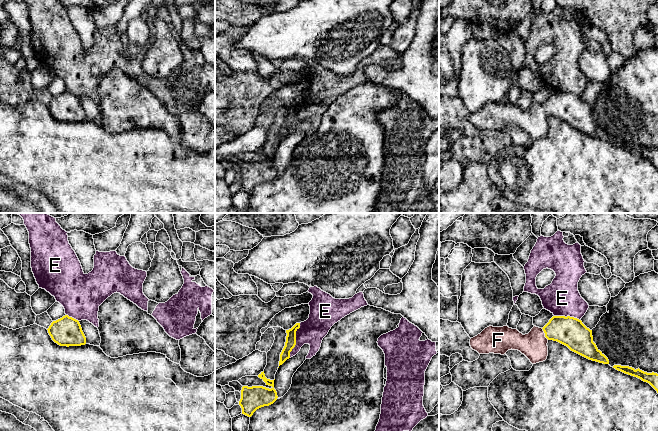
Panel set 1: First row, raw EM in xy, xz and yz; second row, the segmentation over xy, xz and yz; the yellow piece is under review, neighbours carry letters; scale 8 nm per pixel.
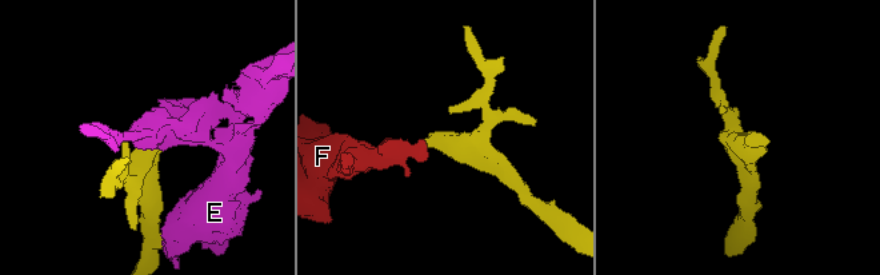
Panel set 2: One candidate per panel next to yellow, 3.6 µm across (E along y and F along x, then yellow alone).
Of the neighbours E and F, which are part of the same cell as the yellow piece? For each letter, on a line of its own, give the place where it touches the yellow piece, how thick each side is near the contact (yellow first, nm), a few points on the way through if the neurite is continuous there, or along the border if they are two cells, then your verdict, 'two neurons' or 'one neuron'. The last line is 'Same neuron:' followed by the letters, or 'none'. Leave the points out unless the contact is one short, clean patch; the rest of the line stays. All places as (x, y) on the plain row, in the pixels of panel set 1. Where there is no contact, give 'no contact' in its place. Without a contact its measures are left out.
E: meets yellow in xz at (295, 116); 90 nm thick on the yellow side, 200 nm on the other; two neurons
F: meets yellow in yz at (545, 110); 240 nm thick on the yellow side, 220 nm on the other; runs through yz (569, 107), (550, 107), (545, 110), (533, 121); one neuron
Same neuron: F

